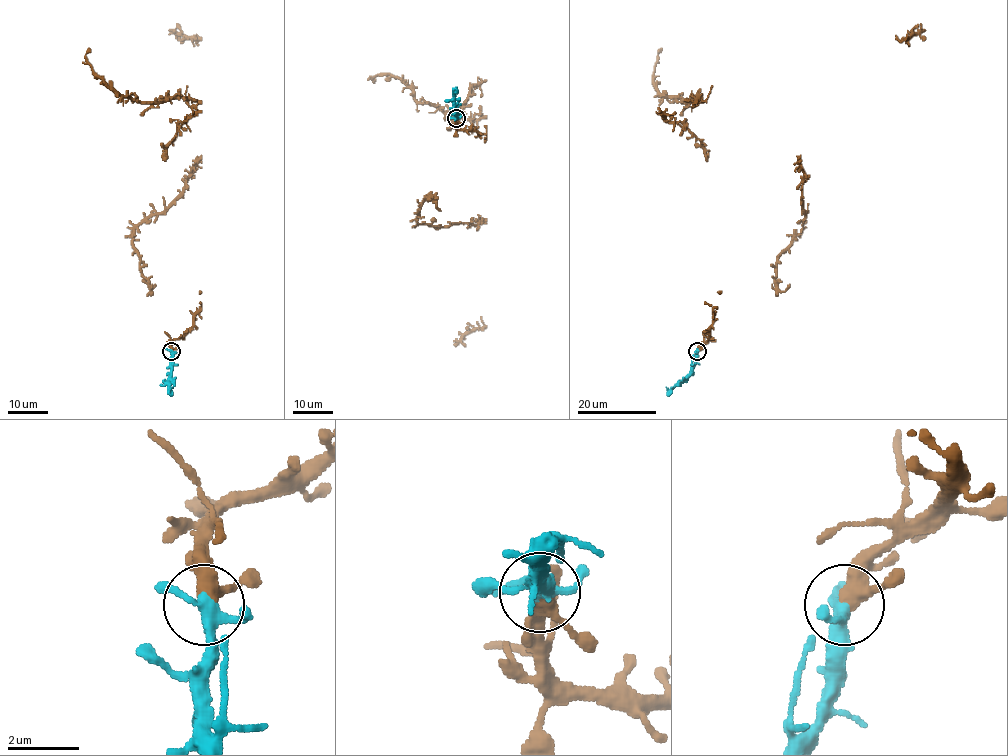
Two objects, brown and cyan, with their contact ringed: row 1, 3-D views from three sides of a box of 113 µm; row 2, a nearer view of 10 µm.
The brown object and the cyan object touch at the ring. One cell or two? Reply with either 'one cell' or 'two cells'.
one cell

